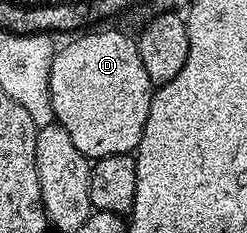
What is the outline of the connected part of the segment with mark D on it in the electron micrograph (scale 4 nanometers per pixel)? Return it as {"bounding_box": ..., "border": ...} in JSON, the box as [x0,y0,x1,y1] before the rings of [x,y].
{"bounding_box":[50,30,152,161],"border":[[[90,30],[85,34],[75,35],[73,39],[71,39],[74,41],[72,41],[67,48],[59,47],[54,57],[54,61],[52,62],[50,74],[51,104],[52,110],[54,111],[54,119],[61,128],[68,130],[68,138],[72,138],[76,150],[80,150],[80,154],[84,154],[91,161],[99,160],[105,156],[111,156],[112,154],[130,154],[137,149],[140,138],[144,134],[144,122],[148,122],[148,110],[150,109],[150,98],[152,95],[152,85],[148,78],[148,70],[144,70],[144,62],[140,62],[137,43],[135,43],[131,37],[129,40],[122,32],[94,31],[98,30]]]}

